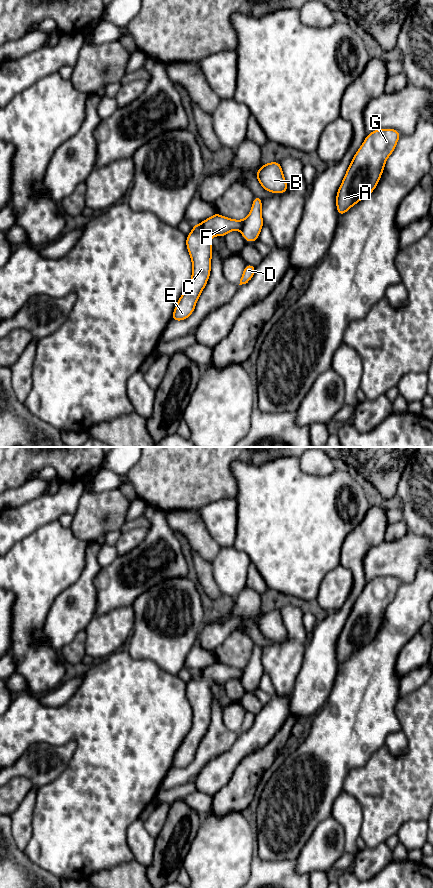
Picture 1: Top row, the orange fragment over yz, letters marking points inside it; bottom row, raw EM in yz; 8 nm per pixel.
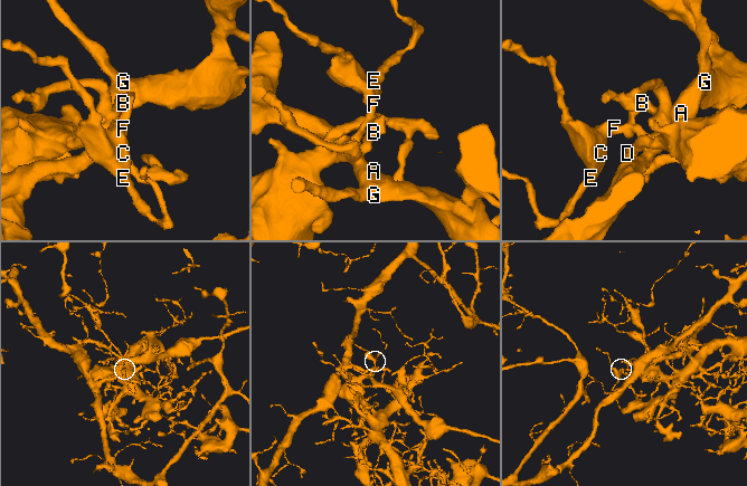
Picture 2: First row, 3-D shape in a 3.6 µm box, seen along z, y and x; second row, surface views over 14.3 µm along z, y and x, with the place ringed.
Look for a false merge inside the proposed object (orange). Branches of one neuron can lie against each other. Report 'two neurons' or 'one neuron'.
two neurons

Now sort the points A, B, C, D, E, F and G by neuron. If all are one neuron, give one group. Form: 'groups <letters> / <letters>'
groups A C E F G / B D

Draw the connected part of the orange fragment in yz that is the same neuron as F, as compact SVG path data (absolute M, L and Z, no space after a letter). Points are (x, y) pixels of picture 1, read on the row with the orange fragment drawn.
M219 213L207 218L193 229L186 237L186 247L191 257L193 271L190 283L179 298L171 321L185 320L194 312L200 294L210 277L213 235L224 237L234 230L241 230L243 220L226 218Z

